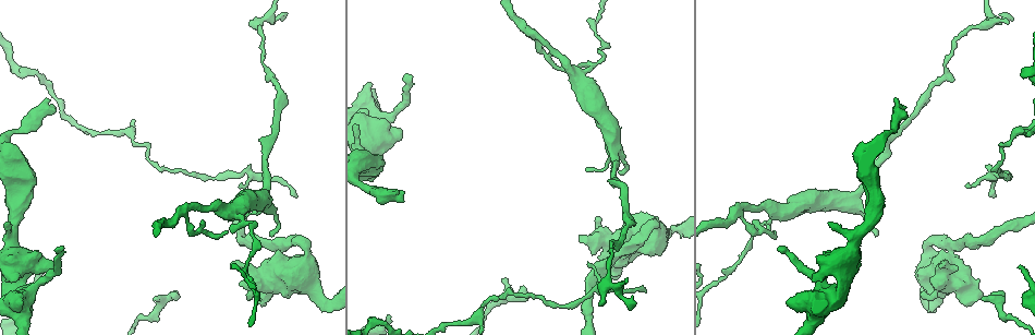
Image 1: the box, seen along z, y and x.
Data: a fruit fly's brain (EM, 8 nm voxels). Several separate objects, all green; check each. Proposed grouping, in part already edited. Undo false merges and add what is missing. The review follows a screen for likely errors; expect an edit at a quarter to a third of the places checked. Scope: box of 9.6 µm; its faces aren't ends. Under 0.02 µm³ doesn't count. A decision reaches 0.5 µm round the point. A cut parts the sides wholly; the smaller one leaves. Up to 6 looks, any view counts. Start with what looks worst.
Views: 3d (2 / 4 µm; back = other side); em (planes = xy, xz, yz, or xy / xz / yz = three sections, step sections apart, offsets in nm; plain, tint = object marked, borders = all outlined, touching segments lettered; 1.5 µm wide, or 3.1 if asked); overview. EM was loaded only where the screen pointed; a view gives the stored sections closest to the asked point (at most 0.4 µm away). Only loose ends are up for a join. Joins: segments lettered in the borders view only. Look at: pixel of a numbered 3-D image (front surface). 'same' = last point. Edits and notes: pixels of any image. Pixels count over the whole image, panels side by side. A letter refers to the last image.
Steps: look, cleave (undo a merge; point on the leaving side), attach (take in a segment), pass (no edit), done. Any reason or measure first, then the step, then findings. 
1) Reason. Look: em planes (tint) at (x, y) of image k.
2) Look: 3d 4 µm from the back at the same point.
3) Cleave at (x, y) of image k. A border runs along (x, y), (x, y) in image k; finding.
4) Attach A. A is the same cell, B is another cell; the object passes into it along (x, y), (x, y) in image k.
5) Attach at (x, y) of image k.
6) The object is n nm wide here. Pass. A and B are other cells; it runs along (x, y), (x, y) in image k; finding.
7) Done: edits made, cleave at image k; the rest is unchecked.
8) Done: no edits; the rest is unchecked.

Look: 3d 2 µm at (754, 220) of image 1.

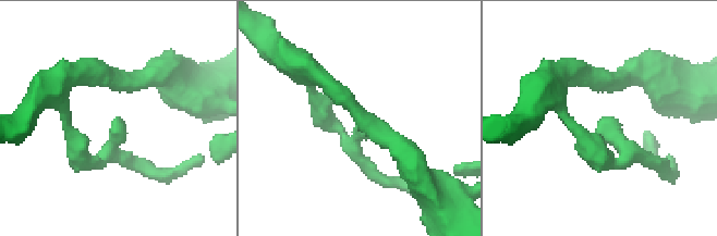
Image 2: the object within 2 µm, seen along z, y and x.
Look: em yz step 8 (tint) at (119, 116) of image 2.

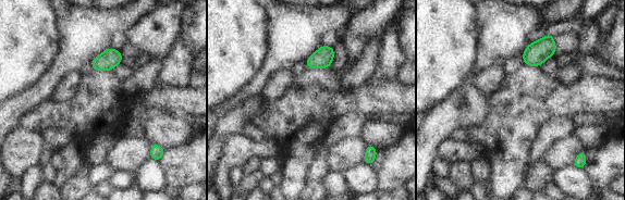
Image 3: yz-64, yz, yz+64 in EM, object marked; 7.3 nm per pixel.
Look: em planes (borders) at the same point.

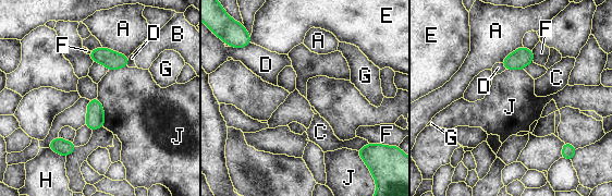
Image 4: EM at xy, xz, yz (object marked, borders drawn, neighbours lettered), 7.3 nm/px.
The object is 140 nm wide here; the longest contact is with J, 220 nm. Pass. A, B, C, D, E, F, G, H and J are other cells; no lettered segment goes on from it.

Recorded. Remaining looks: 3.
Stops while still wide. Look: em yz step 4 (borders) at (23, 304) of image 1.

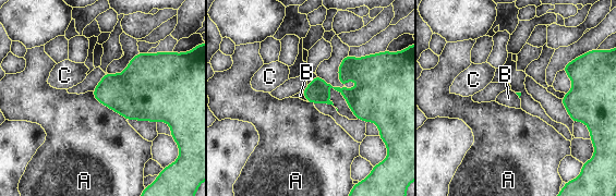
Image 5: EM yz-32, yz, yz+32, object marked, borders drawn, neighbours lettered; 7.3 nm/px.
Another direction. Look: em planes (borders) at the same point.

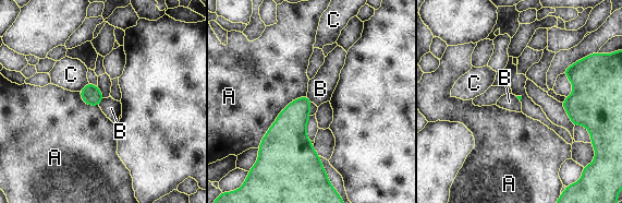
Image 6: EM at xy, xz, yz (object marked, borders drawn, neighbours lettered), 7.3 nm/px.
Pass. A, B and C are other cells; a border runs along (104, 98), (98, 105) in image 6; no lettered segment goes on from it.

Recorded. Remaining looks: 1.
Done: no edits; the rest is unchecked.

